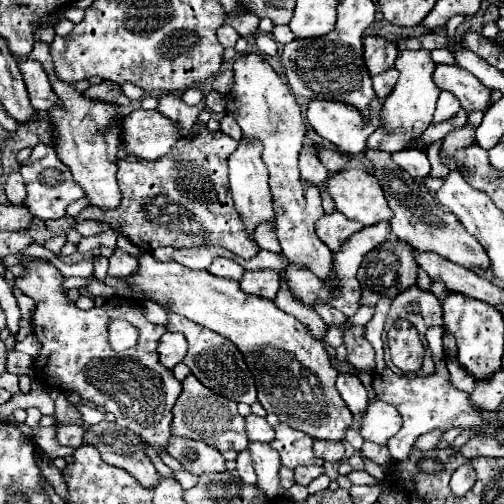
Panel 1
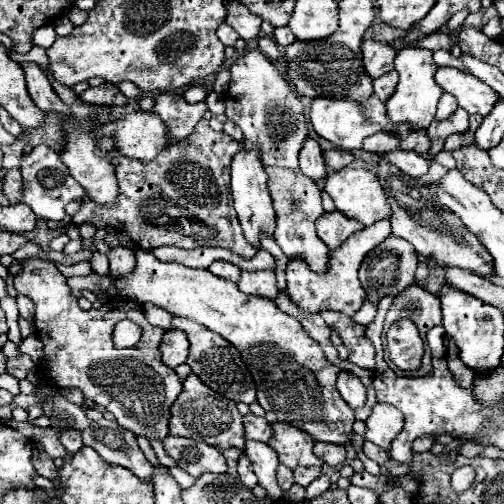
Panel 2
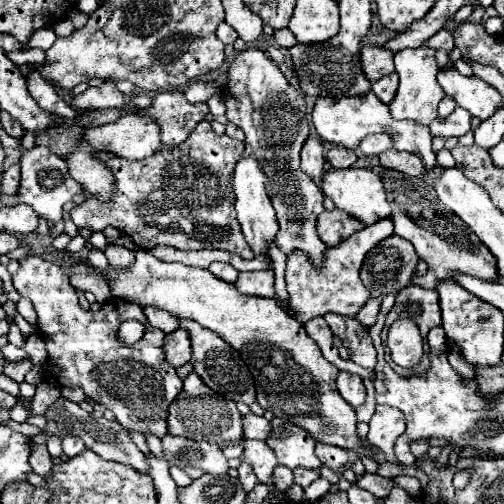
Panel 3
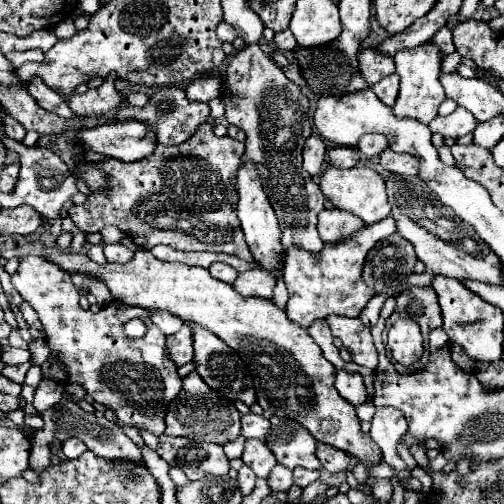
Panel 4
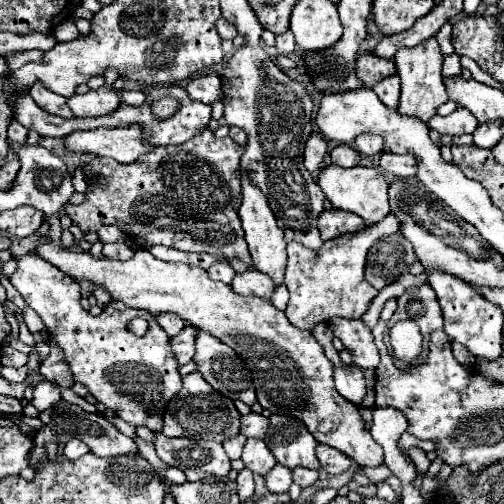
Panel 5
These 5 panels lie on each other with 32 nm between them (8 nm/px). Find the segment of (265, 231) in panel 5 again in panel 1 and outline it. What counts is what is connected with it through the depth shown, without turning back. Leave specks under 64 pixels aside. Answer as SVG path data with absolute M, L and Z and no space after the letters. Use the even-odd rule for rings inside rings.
M242 138L238 142L236 152L232 152L232 156L228 156L228 178L230 178L230 192L232 192L236 210L242 214L242 218L246 222L246 228L252 236L258 222L270 220L274 216L272 196L270 196L270 188L268 188L268 168L262 162L258 140Z

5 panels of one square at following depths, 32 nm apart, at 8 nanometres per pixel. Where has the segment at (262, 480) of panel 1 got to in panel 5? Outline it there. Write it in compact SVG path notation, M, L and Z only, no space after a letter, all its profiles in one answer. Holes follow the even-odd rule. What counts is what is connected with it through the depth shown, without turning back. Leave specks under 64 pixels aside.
M252 438L246 440L242 462L246 464L246 468L250 468L254 474L260 474L260 476L266 476L276 466L276 458L266 448L266 444L262 440L252 440Z

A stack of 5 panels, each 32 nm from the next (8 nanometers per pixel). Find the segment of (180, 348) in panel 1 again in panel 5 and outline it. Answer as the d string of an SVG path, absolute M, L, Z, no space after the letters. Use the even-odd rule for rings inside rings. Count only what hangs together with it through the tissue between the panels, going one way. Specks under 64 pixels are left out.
M186 324L180 334L170 338L170 348L172 348L172 352L174 352L180 366L188 364L194 356L194 336L196 336L196 328Z

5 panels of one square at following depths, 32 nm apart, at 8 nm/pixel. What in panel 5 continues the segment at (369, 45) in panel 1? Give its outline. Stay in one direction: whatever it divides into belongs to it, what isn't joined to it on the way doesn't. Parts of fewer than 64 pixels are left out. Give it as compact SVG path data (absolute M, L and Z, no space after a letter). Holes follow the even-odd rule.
M372 52L360 54L356 60L356 74L358 78L364 82L366 88L372 88L374 84L378 84L382 78L392 76L396 72L394 62L392 60L384 60Z

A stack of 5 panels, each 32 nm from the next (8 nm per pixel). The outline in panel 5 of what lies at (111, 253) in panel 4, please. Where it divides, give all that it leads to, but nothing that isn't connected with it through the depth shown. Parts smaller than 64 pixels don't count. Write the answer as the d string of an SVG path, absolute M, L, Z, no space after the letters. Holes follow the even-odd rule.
M116 242L116 244L104 244L102 254L110 260L128 260L134 256L134 250L124 242Z

